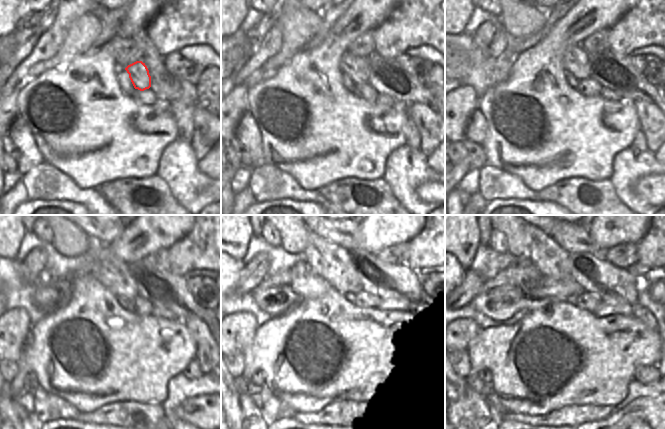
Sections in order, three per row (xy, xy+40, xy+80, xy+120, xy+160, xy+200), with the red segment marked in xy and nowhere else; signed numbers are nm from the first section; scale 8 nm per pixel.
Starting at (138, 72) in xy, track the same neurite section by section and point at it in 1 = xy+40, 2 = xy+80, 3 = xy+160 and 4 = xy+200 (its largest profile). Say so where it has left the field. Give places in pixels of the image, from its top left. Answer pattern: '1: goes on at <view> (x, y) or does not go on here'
1: goes on at xy+40 (359, 69)
2: goes on at xy+80 (576, 61)
3: goes on at xy+160 (348, 271)
4: goes on at xy+200 (547, 255)

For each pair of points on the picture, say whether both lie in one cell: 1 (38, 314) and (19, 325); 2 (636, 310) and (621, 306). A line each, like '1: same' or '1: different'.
1: different
2: different

